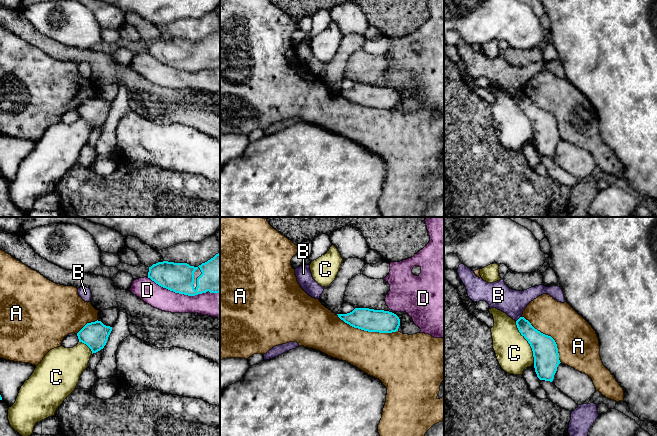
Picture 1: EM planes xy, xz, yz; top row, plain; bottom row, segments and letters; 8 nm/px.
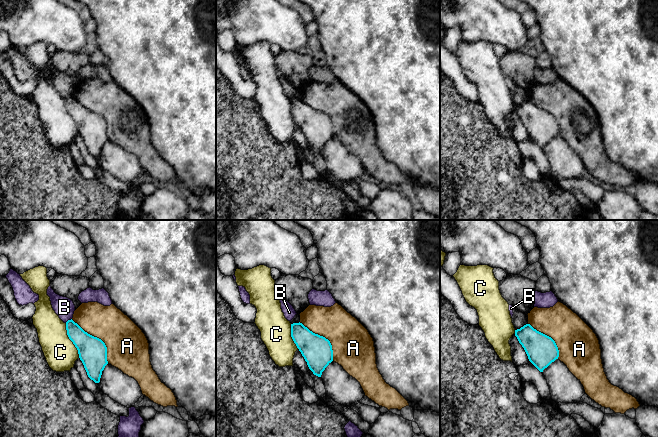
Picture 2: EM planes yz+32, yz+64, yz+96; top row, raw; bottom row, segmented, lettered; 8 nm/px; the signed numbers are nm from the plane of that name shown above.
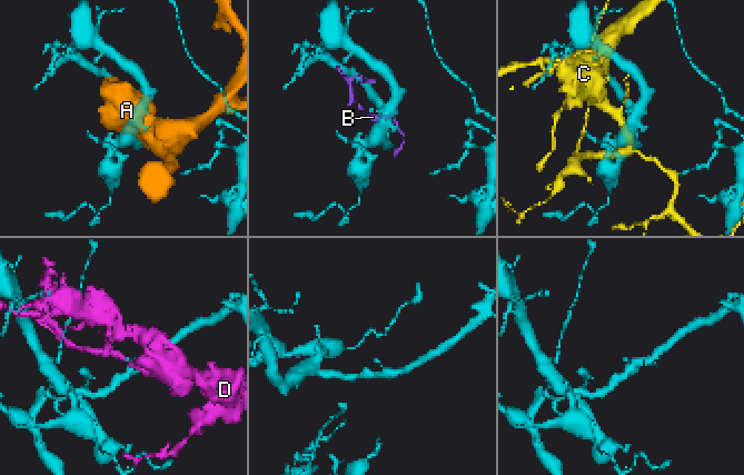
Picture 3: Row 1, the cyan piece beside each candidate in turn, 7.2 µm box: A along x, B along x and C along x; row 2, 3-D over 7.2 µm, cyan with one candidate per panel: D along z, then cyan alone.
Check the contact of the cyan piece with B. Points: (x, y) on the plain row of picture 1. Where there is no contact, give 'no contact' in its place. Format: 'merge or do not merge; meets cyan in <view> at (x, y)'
do not merge; meets cyan in yz at (518, 95)

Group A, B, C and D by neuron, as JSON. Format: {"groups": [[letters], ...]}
{"groups": [["A"], ["B"], ["C"], ["D"]]}

